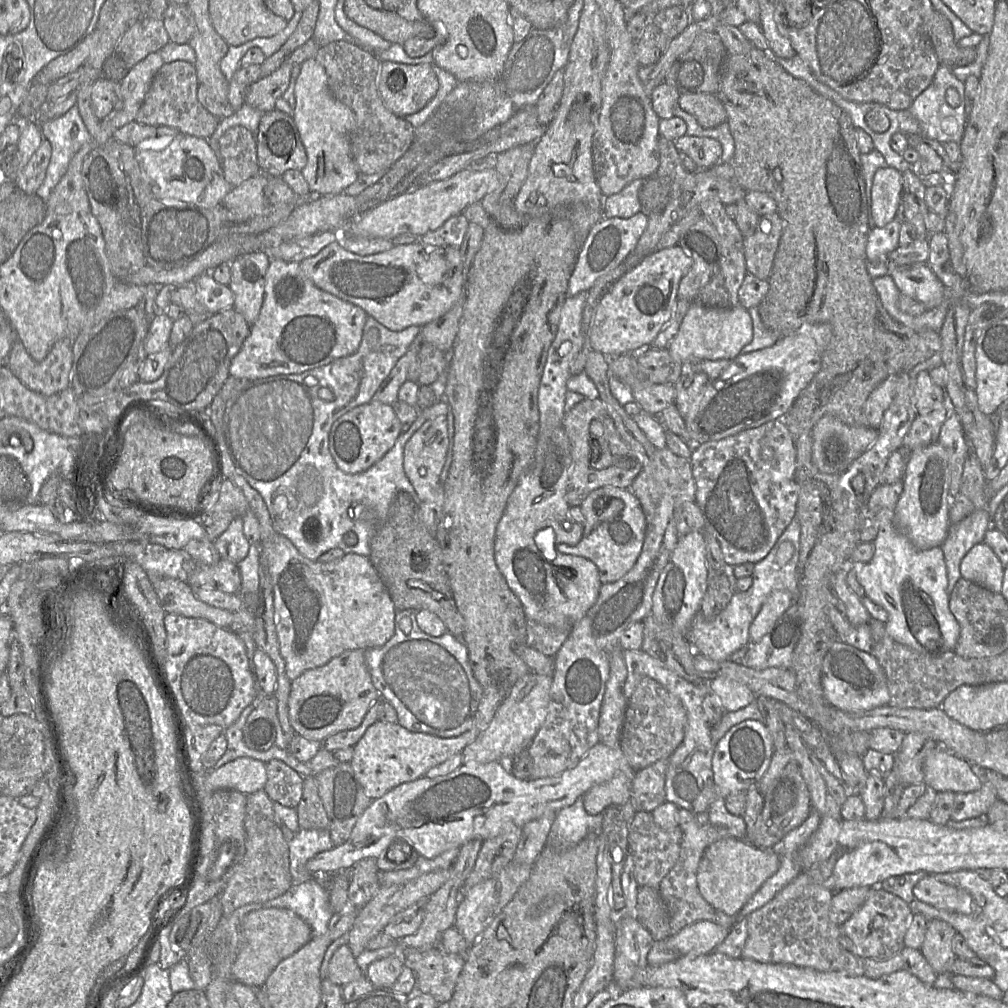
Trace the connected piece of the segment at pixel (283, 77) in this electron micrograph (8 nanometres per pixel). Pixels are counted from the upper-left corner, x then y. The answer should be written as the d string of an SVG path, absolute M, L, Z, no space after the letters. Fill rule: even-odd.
M282 63L270 75L246 86L245 103L262 112L274 110L276 100L282 97L289 86L293 65Z

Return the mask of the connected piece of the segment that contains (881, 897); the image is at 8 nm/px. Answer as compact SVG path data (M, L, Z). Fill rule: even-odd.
M880 886L870 887L863 905L840 925L841 944L861 958L888 959L905 947L904 937L909 928L914 910L898 896L886 892Z

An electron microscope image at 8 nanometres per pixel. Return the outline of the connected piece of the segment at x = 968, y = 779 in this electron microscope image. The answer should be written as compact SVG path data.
M938 746L928 753L923 763L923 773L924 782L936 792L974 792L981 788L983 782L981 773L974 765L950 753L943 746Z

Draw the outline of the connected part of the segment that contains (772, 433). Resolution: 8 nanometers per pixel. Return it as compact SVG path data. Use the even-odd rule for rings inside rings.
M783 419L747 429L733 436L695 445L690 457L695 480L695 501L705 520L705 531L719 543L724 561L736 566L765 558L796 514L799 487L795 481L796 452L793 438ZM770 446L774 456L763 460L760 449Z

